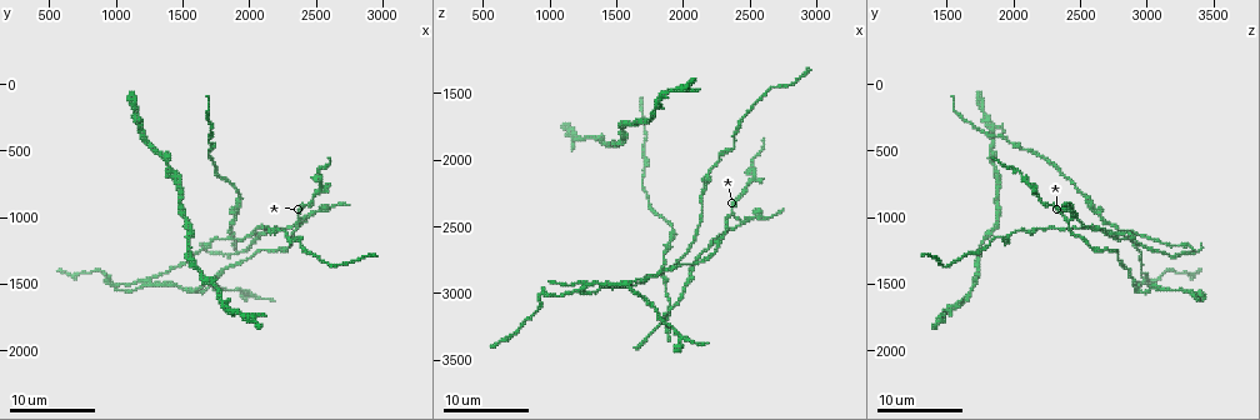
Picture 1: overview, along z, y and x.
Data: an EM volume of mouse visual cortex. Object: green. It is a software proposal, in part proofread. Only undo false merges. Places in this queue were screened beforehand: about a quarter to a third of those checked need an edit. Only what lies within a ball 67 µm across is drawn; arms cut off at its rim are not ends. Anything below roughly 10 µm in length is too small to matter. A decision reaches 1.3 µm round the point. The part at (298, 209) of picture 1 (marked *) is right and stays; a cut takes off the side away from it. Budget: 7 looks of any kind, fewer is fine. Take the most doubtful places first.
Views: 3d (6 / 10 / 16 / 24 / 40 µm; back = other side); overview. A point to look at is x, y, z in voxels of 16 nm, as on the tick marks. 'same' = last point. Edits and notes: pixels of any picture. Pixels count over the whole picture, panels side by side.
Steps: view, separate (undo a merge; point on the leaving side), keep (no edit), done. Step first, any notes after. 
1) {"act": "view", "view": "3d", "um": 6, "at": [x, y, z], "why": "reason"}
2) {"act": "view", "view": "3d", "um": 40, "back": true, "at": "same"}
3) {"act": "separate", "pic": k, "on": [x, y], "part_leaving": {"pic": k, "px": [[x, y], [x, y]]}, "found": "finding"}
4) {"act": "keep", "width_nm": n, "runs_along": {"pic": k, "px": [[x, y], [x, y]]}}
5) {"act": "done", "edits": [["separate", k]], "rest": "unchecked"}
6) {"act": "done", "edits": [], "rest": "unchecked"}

{"act": "view", "view": "3d", "um": 6, "at": [1580, 1560, 2940], "why": "side arm on a straight run"}

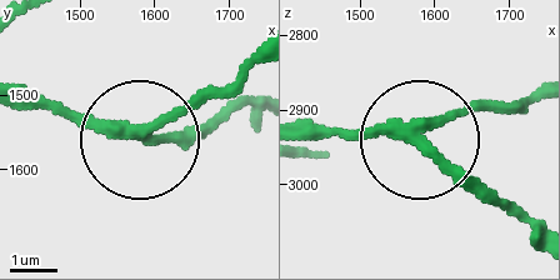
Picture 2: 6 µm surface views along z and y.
{"act": "separate", "pic": 2, "on": [198, 138], "side_arm_um": 13, "part_leaving": {"pic": 2, "px": [[145, 129], [189, 141], [249, 105]]}, "found": "two neurons meet here"}

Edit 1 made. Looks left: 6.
{"act": "view", "view": "3d", "um": 10, "at": [2380, 1020, 2380], "why": "branch point"}

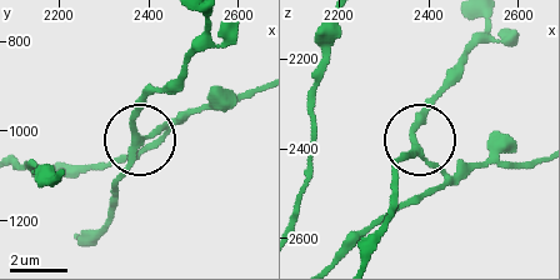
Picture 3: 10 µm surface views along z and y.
{"act": "keep", "runs_along": {"pic": 3, "px": [[413, 113], [415, 146], [454, 180]]}, "found": "continuous, no second neuron"}

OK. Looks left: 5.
{"act": "view", "view": "3d", "um": 10, "at": [1240, 1440, 2980], "why": "side arm on a straight run"}

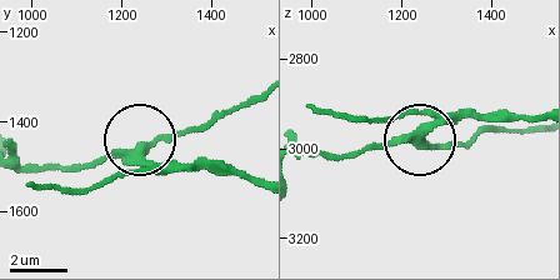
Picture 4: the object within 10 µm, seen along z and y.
{"act": "separate", "pic": 4, "on": [108, 153], "part_leaving": {"pic": 4, "px": [[146, 163], [156, 146], [256, 104]]}, "found": "two neurons meet here"}

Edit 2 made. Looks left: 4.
{"act": "done", "edits": [["separate", 2], ["separate", 4]], "rest": "unchecked"}

